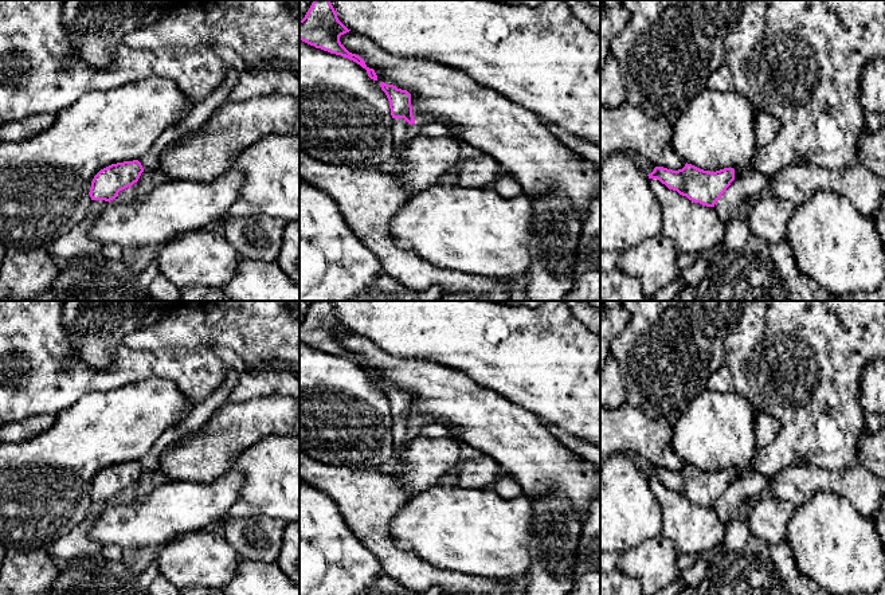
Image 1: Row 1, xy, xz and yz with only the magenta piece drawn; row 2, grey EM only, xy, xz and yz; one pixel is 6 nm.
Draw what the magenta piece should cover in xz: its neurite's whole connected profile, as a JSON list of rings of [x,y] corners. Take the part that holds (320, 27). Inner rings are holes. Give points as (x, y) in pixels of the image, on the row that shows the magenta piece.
[[[314,0],[299,20],[299,39],[316,48],[321,48],[330,54],[345,56],[367,70],[368,77],[377,81],[373,68],[369,68],[364,59],[349,52],[340,42],[340,36],[349,32],[337,17],[337,13],[329,0]]]

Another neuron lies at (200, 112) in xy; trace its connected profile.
[[[228,71],[220,86],[204,101],[195,103],[189,114],[179,124],[169,126],[153,144],[153,146],[138,160],[146,172],[160,169],[161,152],[171,144],[179,141],[184,134],[200,129],[209,116],[228,101],[228,94],[236,85],[239,73]]]

